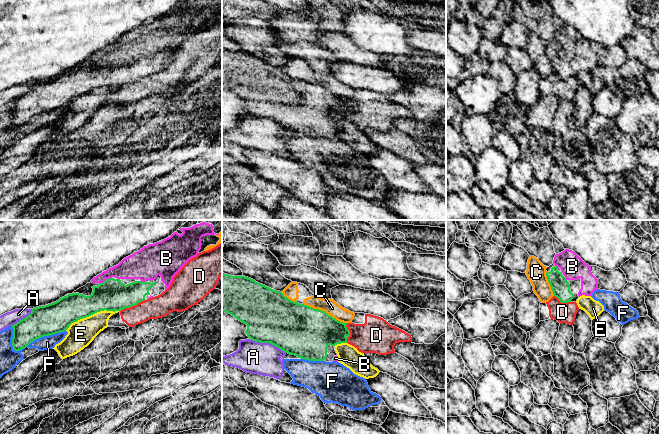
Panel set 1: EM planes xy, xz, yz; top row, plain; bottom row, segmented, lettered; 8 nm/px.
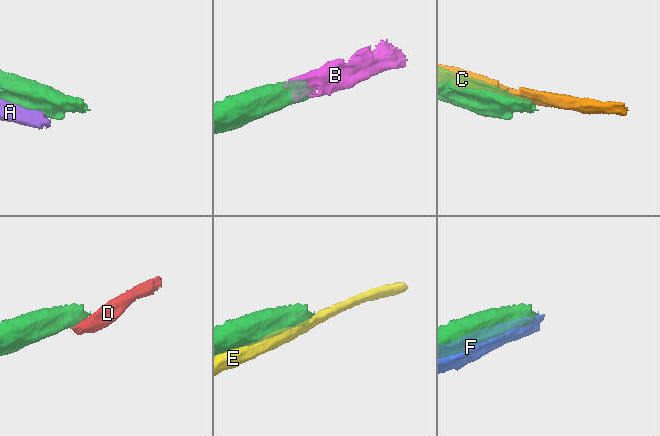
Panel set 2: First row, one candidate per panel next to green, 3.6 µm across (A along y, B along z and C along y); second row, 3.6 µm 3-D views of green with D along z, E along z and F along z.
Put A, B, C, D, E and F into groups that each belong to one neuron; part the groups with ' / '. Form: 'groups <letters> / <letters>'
groups A / B / C / D / E / F

